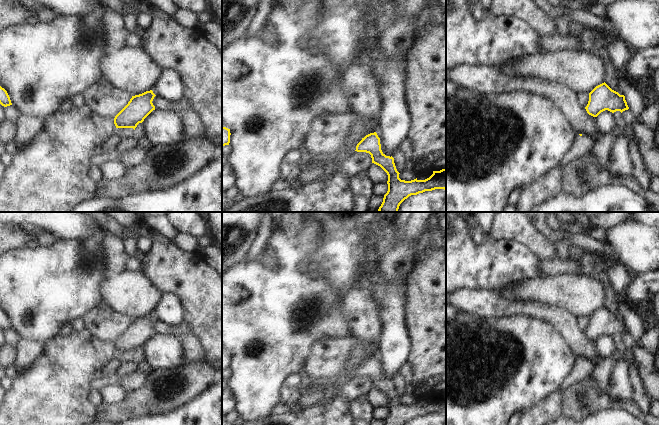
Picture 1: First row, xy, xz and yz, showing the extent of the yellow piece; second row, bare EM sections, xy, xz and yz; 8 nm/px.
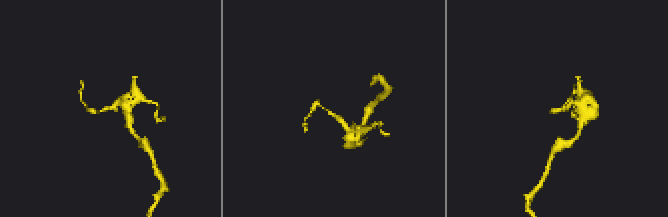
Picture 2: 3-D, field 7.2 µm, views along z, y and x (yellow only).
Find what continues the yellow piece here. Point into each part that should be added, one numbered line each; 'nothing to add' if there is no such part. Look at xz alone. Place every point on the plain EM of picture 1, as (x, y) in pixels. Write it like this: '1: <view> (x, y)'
nothing to add

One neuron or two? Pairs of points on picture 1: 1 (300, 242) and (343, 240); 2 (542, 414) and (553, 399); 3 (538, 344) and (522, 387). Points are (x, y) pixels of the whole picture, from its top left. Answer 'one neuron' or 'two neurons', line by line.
1: two neurons
2: one neuron
3: one neuron

